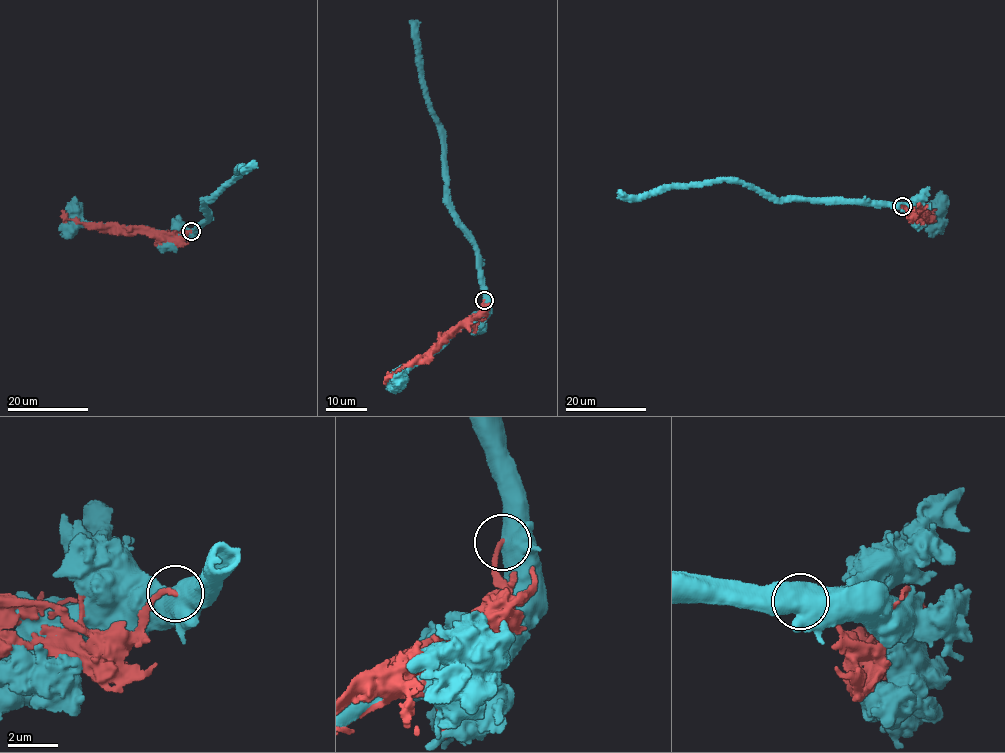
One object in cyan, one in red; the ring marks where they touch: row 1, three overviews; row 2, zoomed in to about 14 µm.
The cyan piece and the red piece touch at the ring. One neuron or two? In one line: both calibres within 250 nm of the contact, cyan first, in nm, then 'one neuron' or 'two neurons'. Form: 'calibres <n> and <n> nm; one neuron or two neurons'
calibres 850 and 180 nm; two neurons

